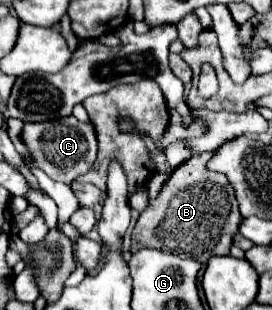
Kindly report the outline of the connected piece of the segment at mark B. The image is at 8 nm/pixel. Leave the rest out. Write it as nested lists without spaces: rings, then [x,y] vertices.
[[[211,152],[193,156],[171,172],[159,196],[149,202],[149,208],[141,212],[133,228],[133,254],[141,248],[157,248],[183,258],[193,258],[201,264],[207,264],[213,256],[229,254],[233,236],[239,232],[243,216],[239,214],[229,180],[223,174],[205,170],[205,162],[209,158]]]

